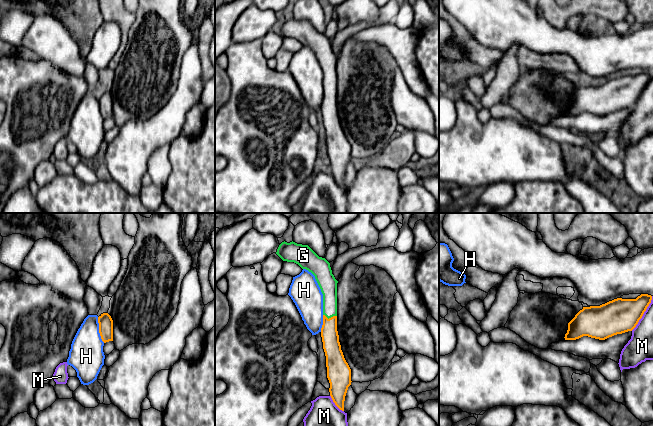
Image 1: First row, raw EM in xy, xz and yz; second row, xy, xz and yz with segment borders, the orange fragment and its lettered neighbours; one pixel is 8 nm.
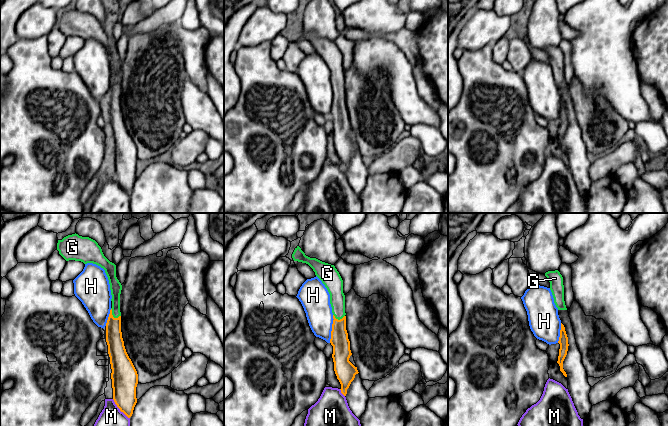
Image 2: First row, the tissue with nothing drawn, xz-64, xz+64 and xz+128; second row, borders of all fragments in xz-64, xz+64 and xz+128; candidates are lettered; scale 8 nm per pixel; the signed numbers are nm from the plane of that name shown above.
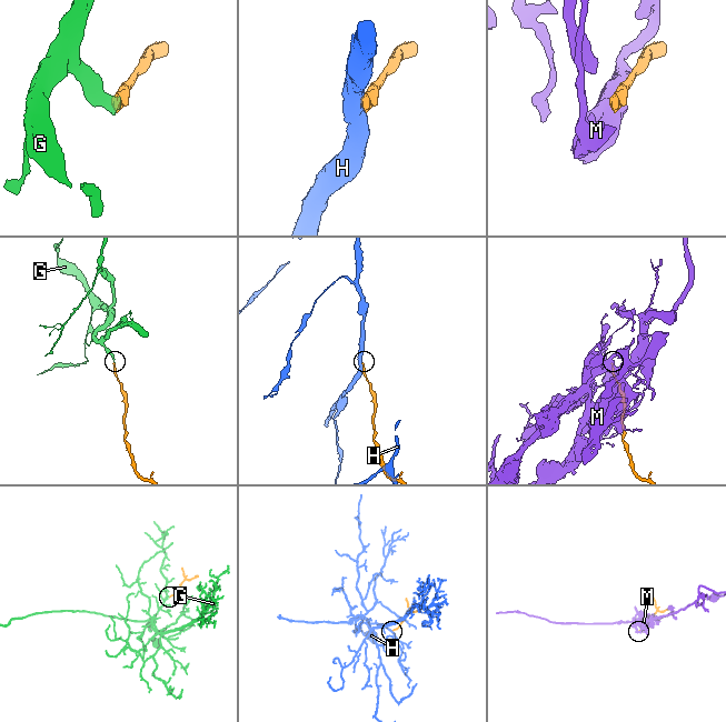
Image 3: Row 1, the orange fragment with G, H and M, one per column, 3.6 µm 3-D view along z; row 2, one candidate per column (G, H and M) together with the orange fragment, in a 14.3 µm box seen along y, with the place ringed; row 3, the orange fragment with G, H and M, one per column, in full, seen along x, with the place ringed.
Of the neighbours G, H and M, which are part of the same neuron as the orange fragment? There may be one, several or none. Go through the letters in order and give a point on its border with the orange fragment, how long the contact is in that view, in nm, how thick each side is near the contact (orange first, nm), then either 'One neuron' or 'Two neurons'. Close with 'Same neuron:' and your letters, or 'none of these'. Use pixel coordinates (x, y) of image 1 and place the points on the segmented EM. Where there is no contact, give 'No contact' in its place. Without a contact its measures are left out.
G: Touches orange at xz (330, 318). Shared border 110 nm. Thickness 140 nm (orange) against 130 nm. One neuron
H: Touches orange at xy (99, 330). Shared border 220 nm. Thickness 120 nm (orange) against 280 nm. Two neurons
M: Touches orange at yz (643, 313). Shared border 320 nm. Thickness 280 nm (orange) against 190 nm. Two neurons
Same neuron: G

